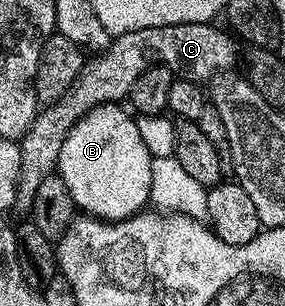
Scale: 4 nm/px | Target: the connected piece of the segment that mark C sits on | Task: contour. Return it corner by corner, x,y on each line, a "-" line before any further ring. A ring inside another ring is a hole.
176,24
175,26
151,26
147,30
131,30
127,34
116,37
104,52
90,57
73,87
57,100
46,105
33,120
28,134
22,137
21,160
22,175
17,183
16,211
32,213
33,199
39,190
43,178
51,176
57,167
59,151
67,134
95,105
116,104
124,101
129,95
131,86
135,86
135,78
143,74
153,64
166,64
173,71
174,77
183,80
209,82
222,74
228,73
233,63
238,63
237,44
228,36
228,31
220,32
207,24

